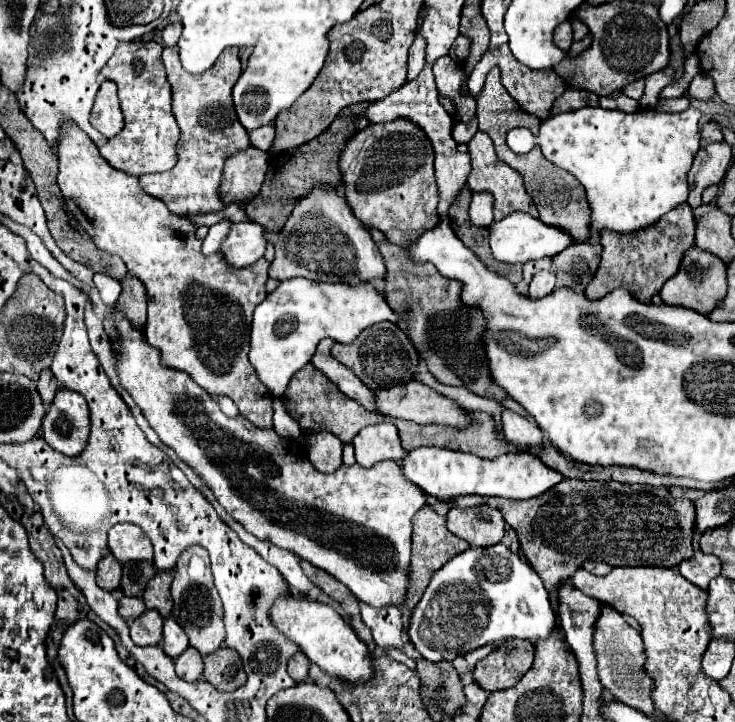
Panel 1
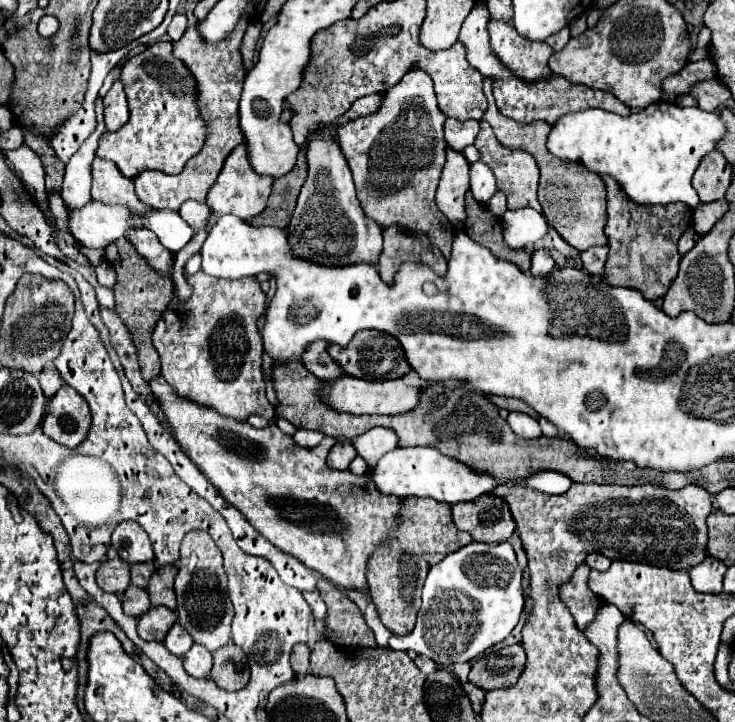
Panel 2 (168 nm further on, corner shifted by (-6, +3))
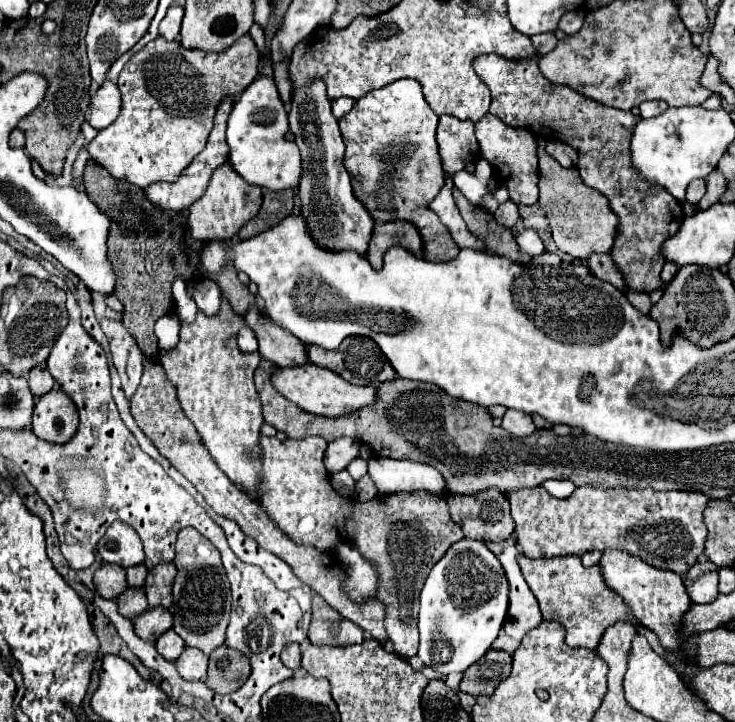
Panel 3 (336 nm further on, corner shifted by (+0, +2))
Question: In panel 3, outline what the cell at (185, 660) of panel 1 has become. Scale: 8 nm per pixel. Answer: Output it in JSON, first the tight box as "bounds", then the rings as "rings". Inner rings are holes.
{"bounds":[174,648,208,680],"rings":[[[184,648],[180,658],[174,662],[178,674],[184,680],[204,680],[208,668],[208,656],[196,648]]]}

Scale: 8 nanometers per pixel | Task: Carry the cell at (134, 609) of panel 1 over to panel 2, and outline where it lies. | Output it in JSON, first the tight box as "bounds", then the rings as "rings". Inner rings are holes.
{"bounds":[122,587,150,617],"rings":[[[128,587],[124,593],[122,593],[122,607],[128,615],[132,617],[140,617],[144,615],[148,609],[150,609],[150,599],[148,599],[148,593],[146,589],[138,589],[138,587]]]}

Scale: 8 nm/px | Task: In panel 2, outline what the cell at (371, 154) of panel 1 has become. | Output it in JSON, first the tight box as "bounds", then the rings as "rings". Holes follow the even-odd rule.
{"bounds":[338,69,454,259],"rings":[[[420,69],[408,71],[398,85],[390,87],[384,93],[382,105],[376,113],[370,117],[360,117],[354,121],[348,121],[338,127],[338,141],[342,147],[342,153],[348,159],[350,171],[354,175],[358,201],[364,209],[364,213],[374,219],[382,227],[404,227],[408,231],[422,231],[430,237],[430,241],[442,251],[442,255],[448,259],[454,239],[454,227],[446,217],[442,217],[440,209],[436,207],[434,193],[442,175],[442,167],[446,161],[446,141],[442,135],[442,125],[446,121],[446,115],[436,105],[436,95],[432,87],[432,79],[428,73]]]}

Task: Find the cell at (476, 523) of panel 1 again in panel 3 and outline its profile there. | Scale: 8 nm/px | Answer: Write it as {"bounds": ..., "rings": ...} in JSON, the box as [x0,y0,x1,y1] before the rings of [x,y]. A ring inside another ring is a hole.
{"bounds":[446,488,514,542],"rings":[[[496,488],[476,492],[476,494],[468,494],[468,496],[448,494],[446,500],[448,500],[452,520],[462,528],[466,538],[474,538],[480,542],[504,542],[514,532],[514,522],[508,514],[508,500]]]}

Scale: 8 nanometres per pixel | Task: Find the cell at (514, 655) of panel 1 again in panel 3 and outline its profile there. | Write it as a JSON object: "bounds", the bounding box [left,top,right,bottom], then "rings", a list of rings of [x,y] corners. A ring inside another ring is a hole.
{"bounds":[460,650,512,696],"rings":[[[488,650],[476,664],[472,664],[460,682],[460,690],[472,696],[494,694],[498,684],[510,676],[512,656],[502,650]]]}

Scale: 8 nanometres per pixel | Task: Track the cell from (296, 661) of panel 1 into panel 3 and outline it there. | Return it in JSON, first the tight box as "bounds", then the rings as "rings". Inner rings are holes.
{"bounds":[282,642,302,670],"rings":[[[296,642],[288,644],[284,650],[282,650],[282,662],[284,666],[288,666],[290,670],[298,670],[300,668],[300,658],[302,658],[302,652],[300,652],[300,646]]]}

